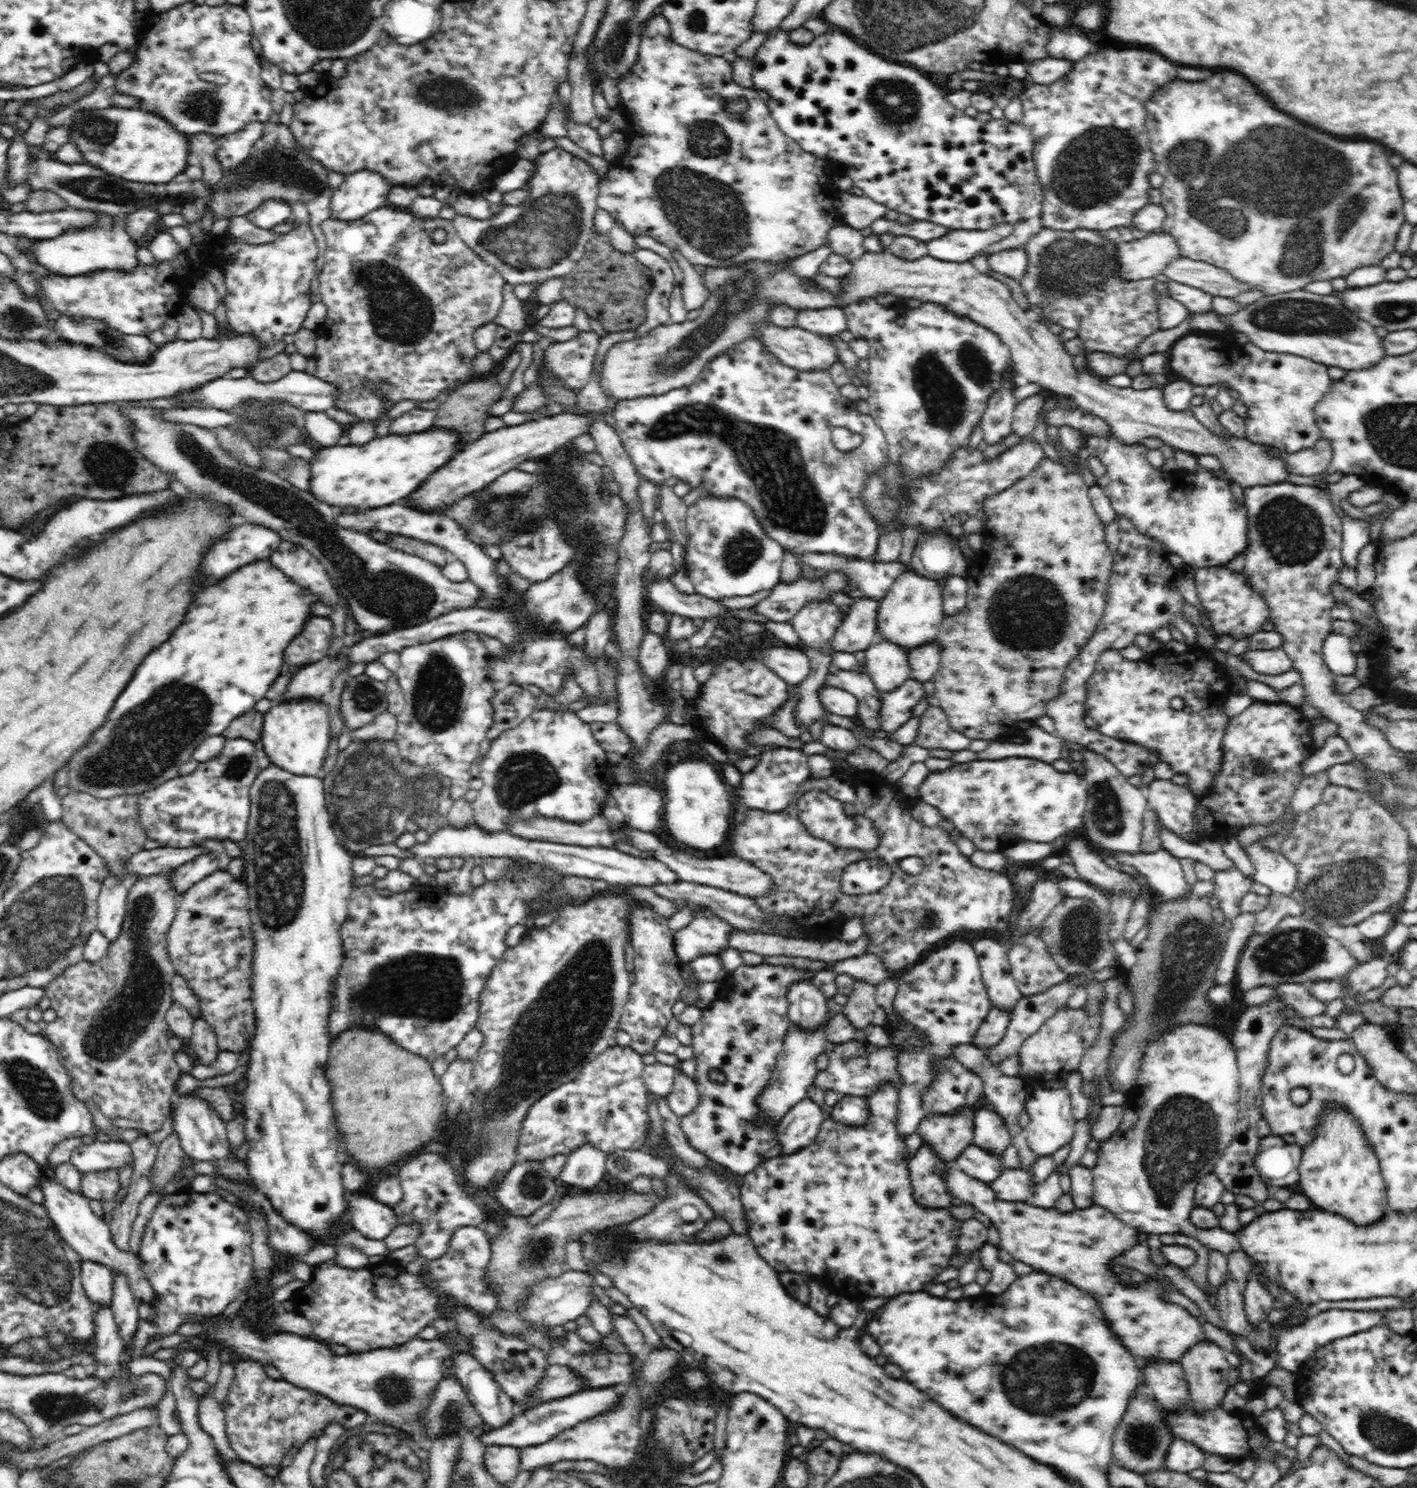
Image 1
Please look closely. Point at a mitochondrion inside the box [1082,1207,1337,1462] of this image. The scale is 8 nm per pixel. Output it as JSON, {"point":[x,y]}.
{"point":[1142,1443]}

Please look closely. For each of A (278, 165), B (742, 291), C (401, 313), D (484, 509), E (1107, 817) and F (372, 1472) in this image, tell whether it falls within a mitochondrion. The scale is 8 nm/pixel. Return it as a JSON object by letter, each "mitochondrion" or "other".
{"A":"mitochondrion","B":"mitochondrion","C":"mitochondrion","D":"other","E":"mitochondrion","F":"mitochondrion"}

